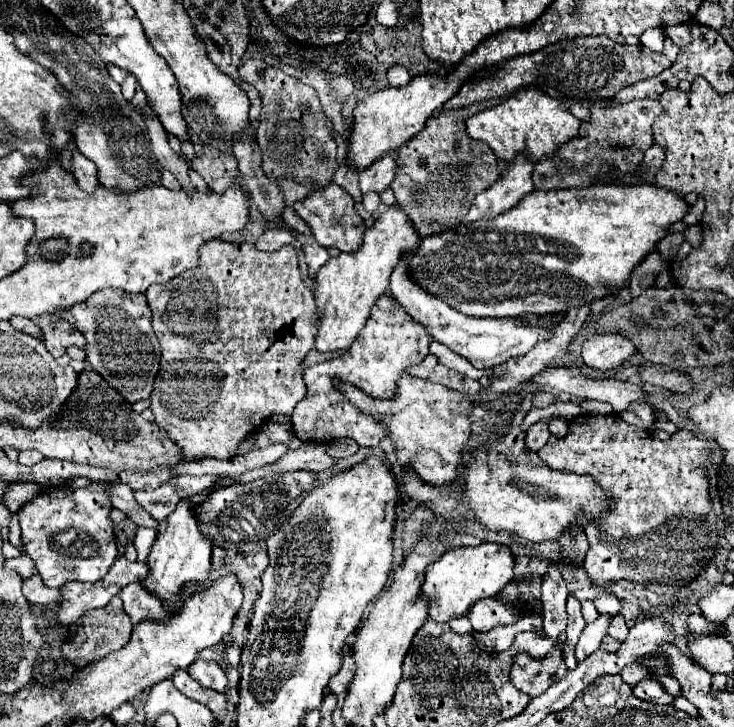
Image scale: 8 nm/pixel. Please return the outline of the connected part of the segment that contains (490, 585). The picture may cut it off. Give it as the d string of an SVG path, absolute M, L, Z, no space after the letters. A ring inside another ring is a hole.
M482 542L480 546L466 546L448 550L440 560L426 568L424 594L430 598L430 618L436 622L448 622L452 618L468 614L480 598L500 594L500 590L514 580L514 554L504 544Z

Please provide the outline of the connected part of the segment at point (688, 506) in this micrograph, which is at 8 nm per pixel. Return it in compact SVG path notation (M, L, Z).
M618 414L578 416L568 424L568 428L568 436L554 444L548 442L542 446L538 456L554 470L590 474L608 494L618 498L612 514L606 514L602 522L590 522L584 530L590 544L584 558L584 568L594 580L594 586L610 592L610 582L632 580L662 594L664 588L668 588L668 592L676 592L688 582L696 580L700 570L714 558L718 544L716 512L710 504L710 484L704 472L712 452L708 440L698 438L686 429L679 429L668 441L658 440L650 432L626 424Z

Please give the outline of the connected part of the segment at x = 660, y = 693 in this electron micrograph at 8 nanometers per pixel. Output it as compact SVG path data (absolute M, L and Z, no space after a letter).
M646 676L632 692L634 692L634 696L644 698L644 700L658 705L668 705L670 704L670 698L674 698L664 690L664 686L658 680L654 680L650 676Z

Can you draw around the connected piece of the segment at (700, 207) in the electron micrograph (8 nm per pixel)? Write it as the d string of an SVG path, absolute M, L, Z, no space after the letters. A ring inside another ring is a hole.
M699 195L696 204L694 204L689 210L688 214L686 214L684 222L686 222L686 224L697 224L700 222L700 220L702 220L704 212L705 212L705 201L703 197Z

